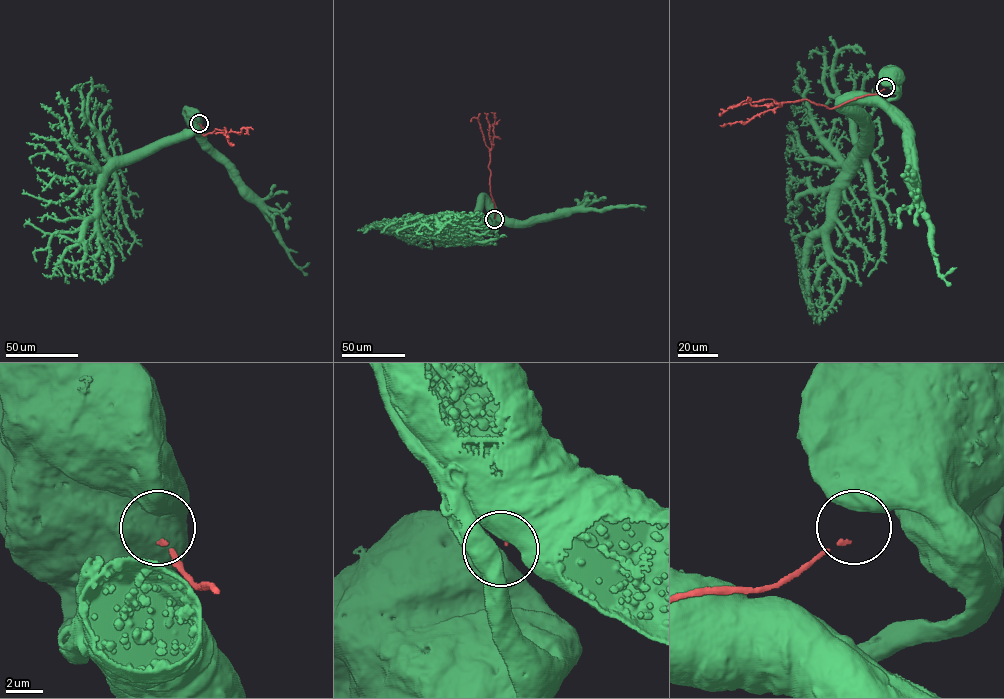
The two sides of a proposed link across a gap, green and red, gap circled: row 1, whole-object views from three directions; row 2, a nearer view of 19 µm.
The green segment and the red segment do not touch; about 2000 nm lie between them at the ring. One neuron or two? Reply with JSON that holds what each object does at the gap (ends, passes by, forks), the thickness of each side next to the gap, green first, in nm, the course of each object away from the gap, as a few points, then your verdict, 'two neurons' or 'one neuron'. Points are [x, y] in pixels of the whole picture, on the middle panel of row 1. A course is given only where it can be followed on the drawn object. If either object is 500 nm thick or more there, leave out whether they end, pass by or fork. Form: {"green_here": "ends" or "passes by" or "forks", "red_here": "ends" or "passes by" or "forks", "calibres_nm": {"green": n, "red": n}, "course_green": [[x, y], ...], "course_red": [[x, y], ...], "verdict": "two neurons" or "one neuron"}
{"calibres_nm": {"green": 950, "red": 240}, "course_green": [[494, 219], [497, 227], [495, 218], [551, 220], [561, 214]], "course_red": [[495, 218], [489, 149], [478, 119], [473, 117], [470, 121]], "verdict": "two neurons"}

